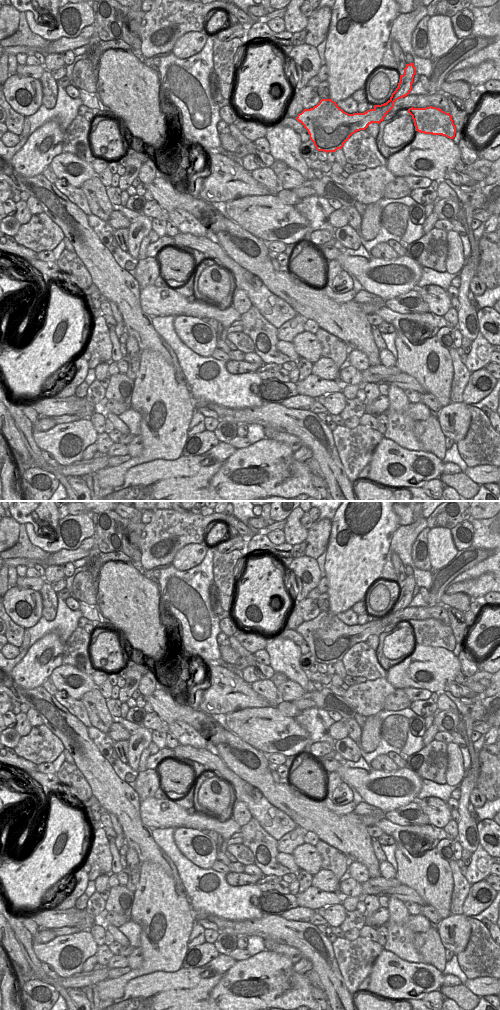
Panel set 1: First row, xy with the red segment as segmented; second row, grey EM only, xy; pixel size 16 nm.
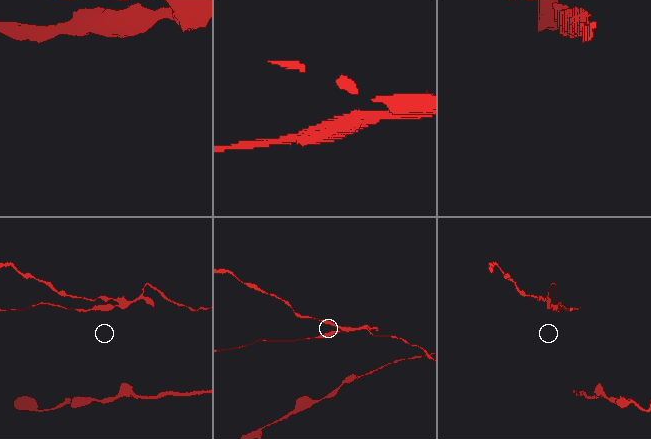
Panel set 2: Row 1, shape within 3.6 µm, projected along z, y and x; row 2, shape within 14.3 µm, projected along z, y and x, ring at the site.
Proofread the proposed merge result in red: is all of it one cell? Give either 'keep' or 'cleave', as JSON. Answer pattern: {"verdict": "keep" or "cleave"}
{"verdict": "cleave"}

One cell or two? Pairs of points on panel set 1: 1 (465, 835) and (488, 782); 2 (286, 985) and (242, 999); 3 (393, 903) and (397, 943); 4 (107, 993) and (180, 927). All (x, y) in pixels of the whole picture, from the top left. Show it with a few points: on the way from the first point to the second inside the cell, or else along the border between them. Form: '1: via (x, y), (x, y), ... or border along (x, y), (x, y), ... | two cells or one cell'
1: border along (479, 773), (475, 786) | two cells
2: via (275, 985), (263, 985), (253, 995) | one cell
3: via (397, 913), (397, 929), (399, 933) | one cell
4: via (126, 978), (140, 972), (163, 946) | one cell

